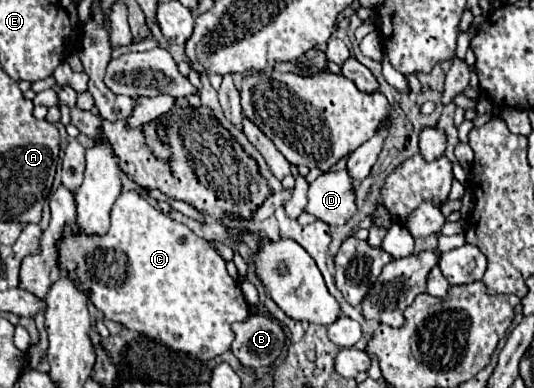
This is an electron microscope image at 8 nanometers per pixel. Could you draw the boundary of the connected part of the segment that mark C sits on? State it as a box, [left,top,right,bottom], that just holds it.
[56,191,250,361]

